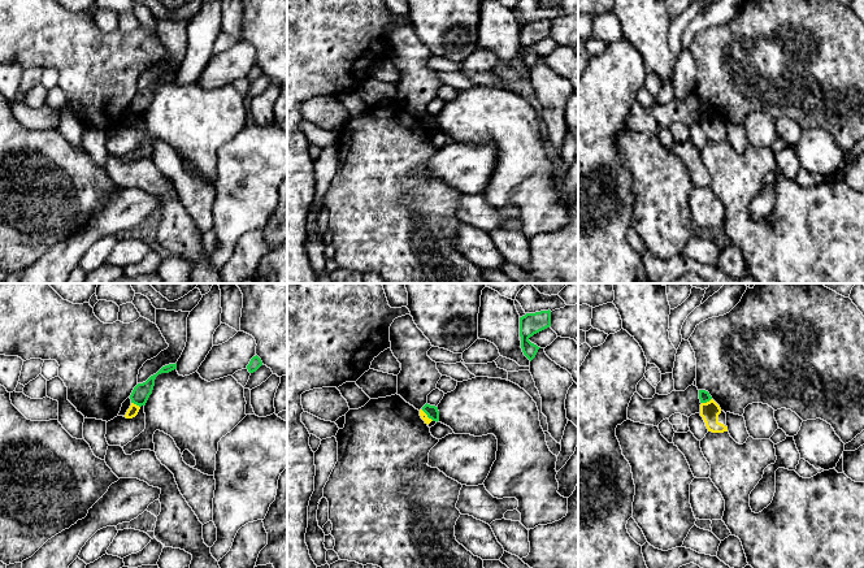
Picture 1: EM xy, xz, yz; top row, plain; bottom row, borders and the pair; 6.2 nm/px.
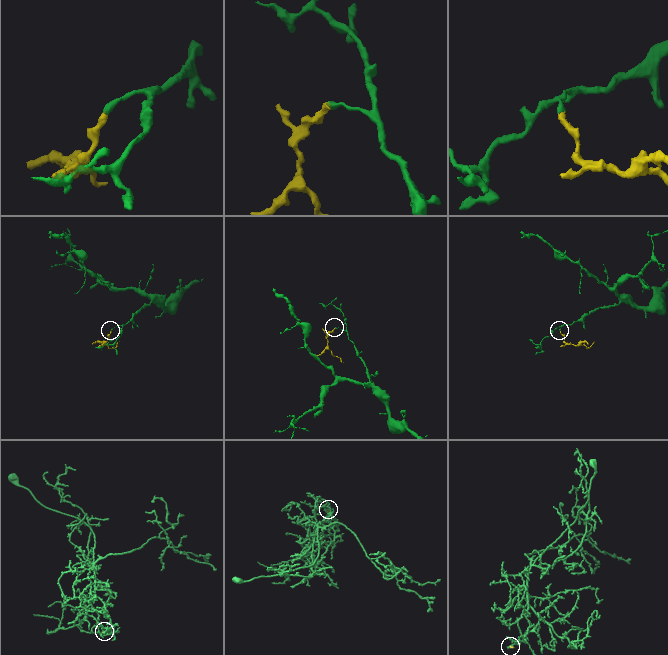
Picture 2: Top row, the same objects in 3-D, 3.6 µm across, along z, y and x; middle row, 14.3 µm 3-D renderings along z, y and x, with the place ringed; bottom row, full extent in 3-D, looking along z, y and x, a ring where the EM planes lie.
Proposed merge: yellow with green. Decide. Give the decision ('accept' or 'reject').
reject

